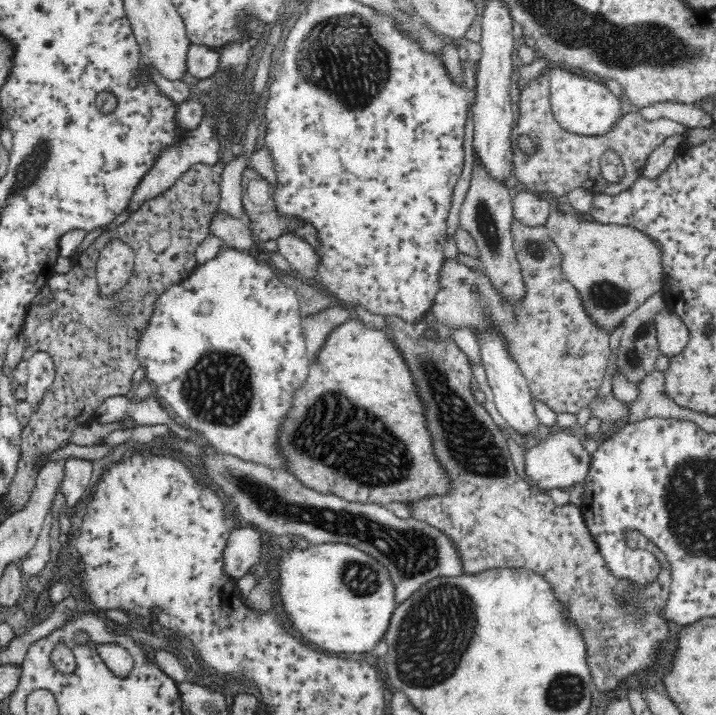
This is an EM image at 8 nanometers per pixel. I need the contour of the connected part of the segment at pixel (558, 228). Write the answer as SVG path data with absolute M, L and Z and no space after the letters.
M553 211L545 227L562 251L565 276L579 290L593 319L611 331L618 322L666 284L662 245L633 226L578 221L574 215Z

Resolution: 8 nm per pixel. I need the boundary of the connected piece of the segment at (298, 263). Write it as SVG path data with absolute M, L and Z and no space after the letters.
M285 234L277 238L280 257L288 262L293 270L298 270L301 280L316 277L316 253L314 247L304 239L293 234Z

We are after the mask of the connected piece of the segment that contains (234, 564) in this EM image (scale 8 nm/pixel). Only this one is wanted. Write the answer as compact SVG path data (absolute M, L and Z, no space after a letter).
M243 523L238 530L234 530L228 544L230 551L225 558L225 572L229 576L236 579L244 576L260 560L262 534L264 532L249 523Z

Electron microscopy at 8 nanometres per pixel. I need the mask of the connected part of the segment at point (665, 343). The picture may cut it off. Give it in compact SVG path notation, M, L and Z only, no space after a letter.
M669 308L656 315L655 327L661 354L670 358L681 355L693 335L681 317Z

